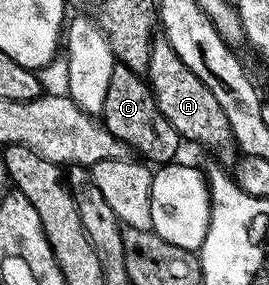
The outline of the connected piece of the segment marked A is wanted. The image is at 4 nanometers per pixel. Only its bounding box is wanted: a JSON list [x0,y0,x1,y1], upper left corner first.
[146,38,234,161]

